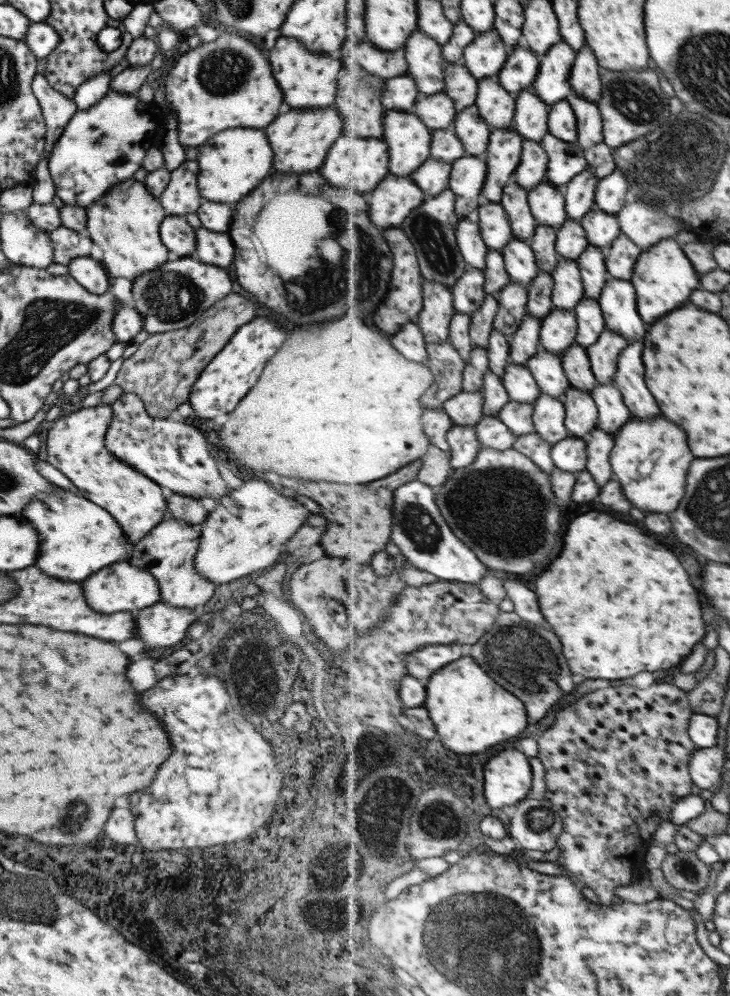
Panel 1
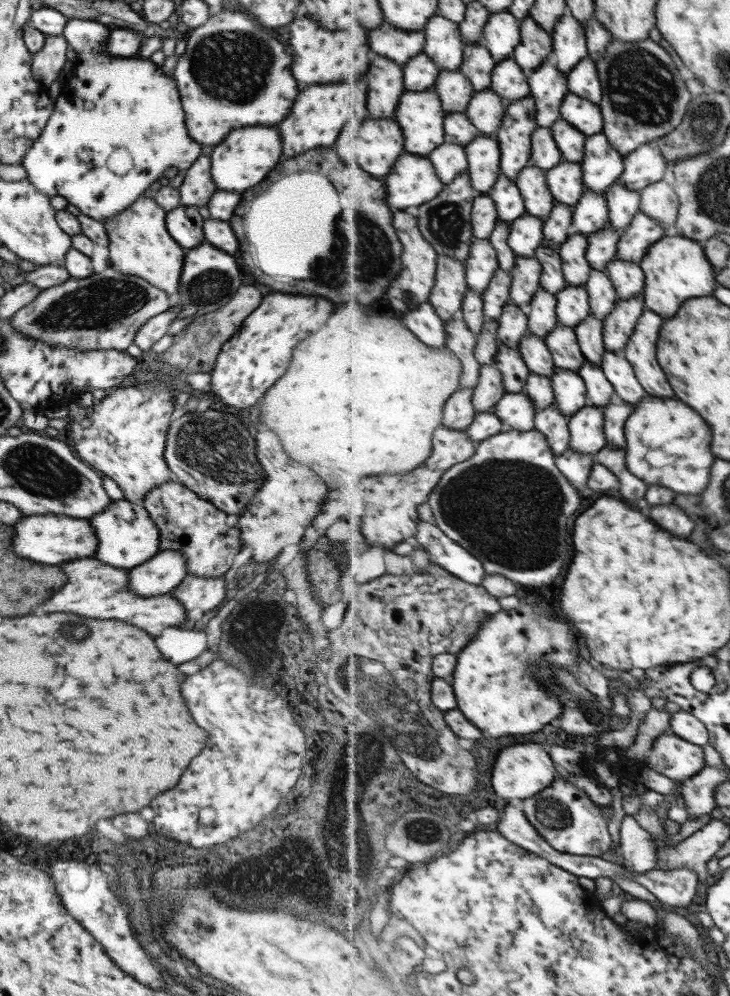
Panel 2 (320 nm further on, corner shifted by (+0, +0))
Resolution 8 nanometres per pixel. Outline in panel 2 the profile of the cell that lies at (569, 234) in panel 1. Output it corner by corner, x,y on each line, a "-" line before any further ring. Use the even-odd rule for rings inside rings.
586,189
584,195
574,206
573,224
569,235
591,234
604,230
610,224
610,210
606,193

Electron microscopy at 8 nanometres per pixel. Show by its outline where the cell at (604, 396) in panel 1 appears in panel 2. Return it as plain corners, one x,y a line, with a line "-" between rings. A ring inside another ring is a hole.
605,351
602,362
607,378
616,388
616,397
631,404
641,402
647,392
637,378
633,365
627,360
623,352

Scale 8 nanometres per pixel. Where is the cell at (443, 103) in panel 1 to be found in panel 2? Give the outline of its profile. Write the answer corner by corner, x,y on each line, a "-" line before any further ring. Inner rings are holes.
460,69
442,70
434,89
441,97
447,114
465,113
476,93
471,80

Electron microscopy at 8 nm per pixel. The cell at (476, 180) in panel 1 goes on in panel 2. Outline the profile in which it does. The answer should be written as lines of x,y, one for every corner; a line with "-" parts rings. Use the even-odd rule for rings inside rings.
479,135
467,146
471,182
481,194
489,194
502,173
501,147
495,137

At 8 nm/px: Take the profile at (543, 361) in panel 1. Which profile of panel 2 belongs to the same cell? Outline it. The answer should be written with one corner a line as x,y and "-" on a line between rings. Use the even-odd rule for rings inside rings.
559,324
545,339
557,367
578,371
585,364
587,358
583,354
576,327

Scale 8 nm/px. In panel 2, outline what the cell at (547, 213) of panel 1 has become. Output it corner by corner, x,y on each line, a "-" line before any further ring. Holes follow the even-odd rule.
563,161
561,164
547,170
547,180
556,202
574,207
586,192
583,178
583,165

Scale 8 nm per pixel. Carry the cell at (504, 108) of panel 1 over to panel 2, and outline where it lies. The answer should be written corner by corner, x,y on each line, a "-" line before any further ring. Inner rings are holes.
514,56
498,63
492,74
491,90
502,97
505,104
530,96
528,73

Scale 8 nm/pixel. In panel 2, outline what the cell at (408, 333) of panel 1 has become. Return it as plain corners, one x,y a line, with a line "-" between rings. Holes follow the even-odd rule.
427,301
418,309
403,314
403,322
429,346
443,348
446,346
446,330
444,320
435,307

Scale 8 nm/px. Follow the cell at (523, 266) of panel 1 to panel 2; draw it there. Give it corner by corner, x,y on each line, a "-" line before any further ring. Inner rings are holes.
525,213
511,223
509,246
518,254
527,258
535,257
544,244
543,226
545,219

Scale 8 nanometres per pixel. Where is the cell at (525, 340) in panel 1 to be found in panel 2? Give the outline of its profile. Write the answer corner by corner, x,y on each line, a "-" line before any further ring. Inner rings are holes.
539,289
535,296
533,297
533,302
531,306
531,312
528,314
529,317
529,328
530,332
540,336
541,338
546,338
546,336
560,324
560,319
558,318
558,298
556,294
549,292
547,289

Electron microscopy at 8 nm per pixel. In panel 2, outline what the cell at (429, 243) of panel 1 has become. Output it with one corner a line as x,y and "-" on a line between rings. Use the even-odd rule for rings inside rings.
467,170
465,173
459,174
451,184
446,184
444,191
437,198
417,208
415,214
419,219
419,228
423,230
426,238
434,243
439,256
450,256
464,262
470,257
474,241
472,210
475,199
480,194
478,190
475,190
470,172

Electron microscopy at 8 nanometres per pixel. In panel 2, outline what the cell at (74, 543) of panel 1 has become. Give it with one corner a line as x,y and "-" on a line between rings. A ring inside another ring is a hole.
125,499
111,501
101,514
95,514
91,526
97,534
99,548
95,558
126,571
143,561
149,560
158,552
158,530
153,521
148,517
142,505
131,503

